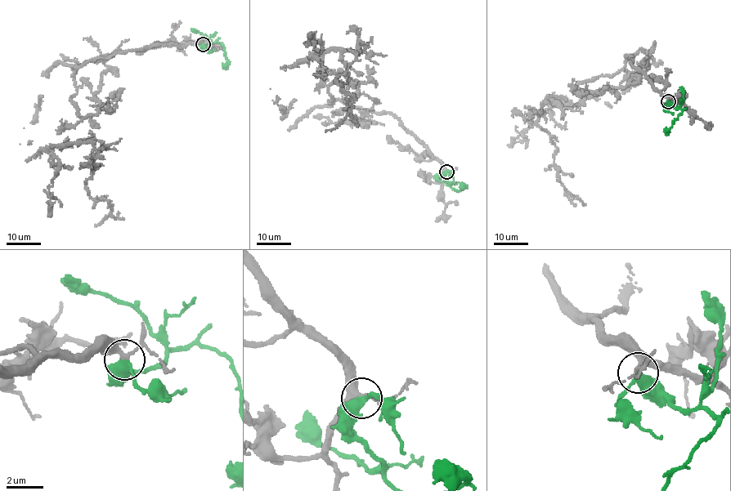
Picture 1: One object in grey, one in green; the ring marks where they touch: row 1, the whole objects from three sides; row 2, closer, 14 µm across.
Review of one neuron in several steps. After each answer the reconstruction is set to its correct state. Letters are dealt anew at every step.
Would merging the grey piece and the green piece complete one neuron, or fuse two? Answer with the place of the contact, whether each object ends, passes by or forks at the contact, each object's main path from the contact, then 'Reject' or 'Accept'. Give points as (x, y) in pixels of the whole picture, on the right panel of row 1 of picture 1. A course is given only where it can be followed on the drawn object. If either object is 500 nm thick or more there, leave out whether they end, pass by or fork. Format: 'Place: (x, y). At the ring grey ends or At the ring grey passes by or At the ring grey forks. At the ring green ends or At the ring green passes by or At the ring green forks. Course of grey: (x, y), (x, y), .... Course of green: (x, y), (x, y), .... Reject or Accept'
Place: (668, 101). At the ring grey forks. At the ring green passes by. Course of grey: (668, 101), (629, 55), (578, 85), (575, 110), (547, 100), (536, 122), (555, 145), (558, 179), (585, 205). Course of green: (668, 101), (682, 109), (683, 113), (668, 132). Accept

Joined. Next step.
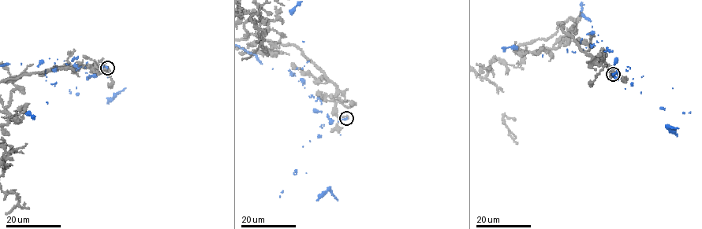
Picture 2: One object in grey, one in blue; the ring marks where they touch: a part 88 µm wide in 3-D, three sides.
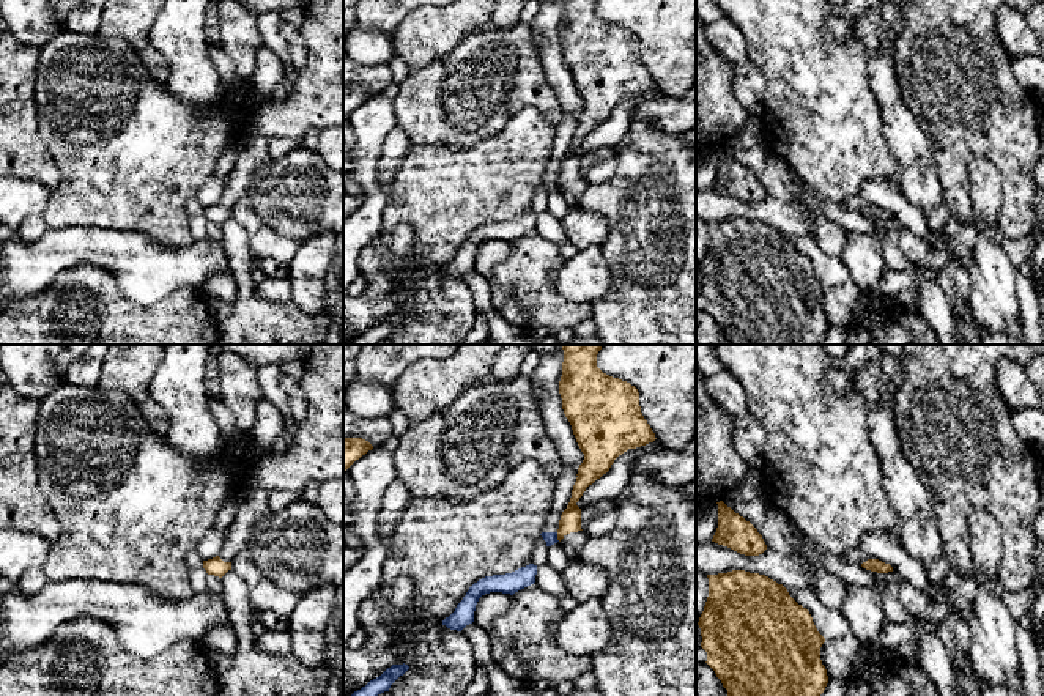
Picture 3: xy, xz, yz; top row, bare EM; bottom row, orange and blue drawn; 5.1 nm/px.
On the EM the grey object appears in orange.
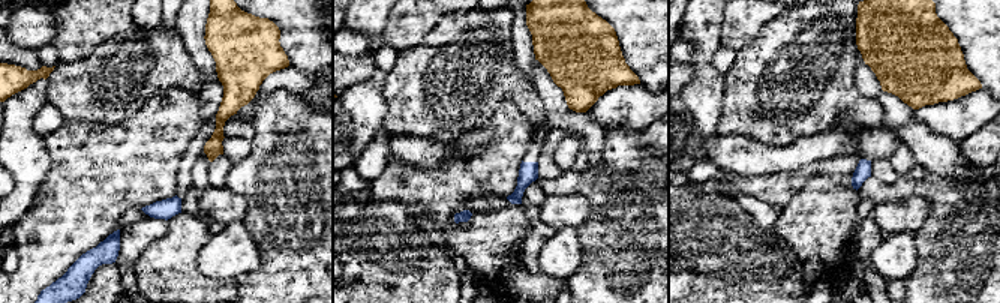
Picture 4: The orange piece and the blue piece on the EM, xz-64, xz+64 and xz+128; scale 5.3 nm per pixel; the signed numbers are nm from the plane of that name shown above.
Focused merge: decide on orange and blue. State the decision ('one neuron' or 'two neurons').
two neurons

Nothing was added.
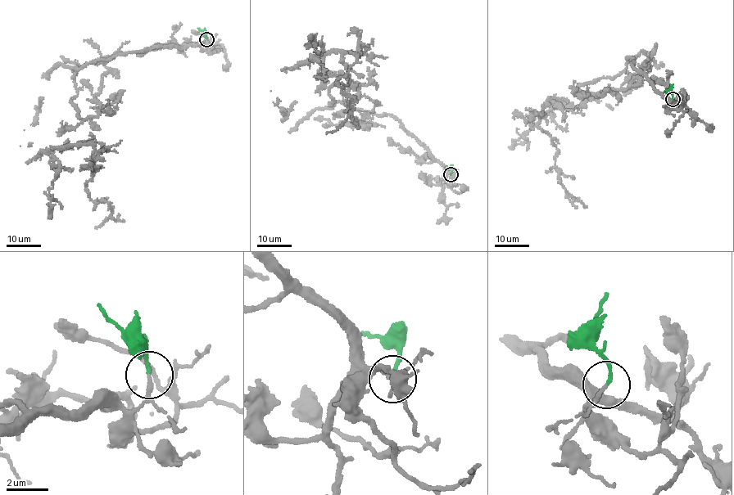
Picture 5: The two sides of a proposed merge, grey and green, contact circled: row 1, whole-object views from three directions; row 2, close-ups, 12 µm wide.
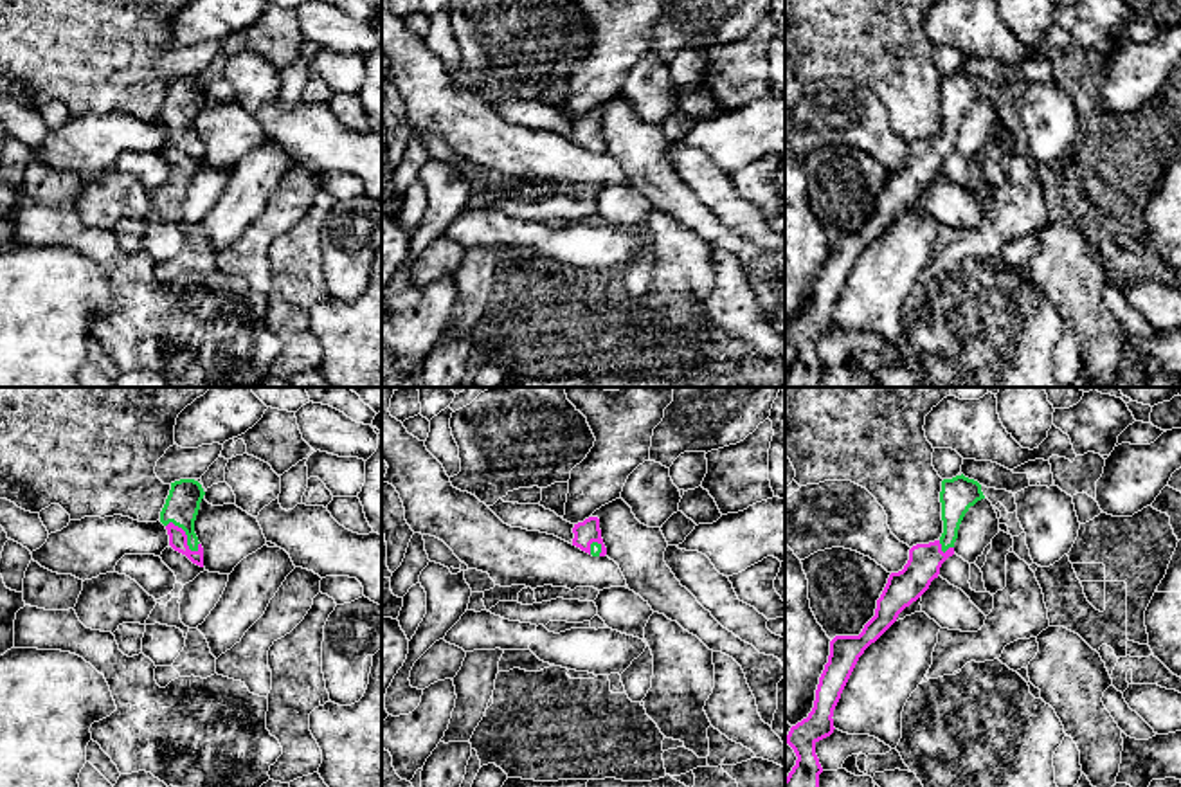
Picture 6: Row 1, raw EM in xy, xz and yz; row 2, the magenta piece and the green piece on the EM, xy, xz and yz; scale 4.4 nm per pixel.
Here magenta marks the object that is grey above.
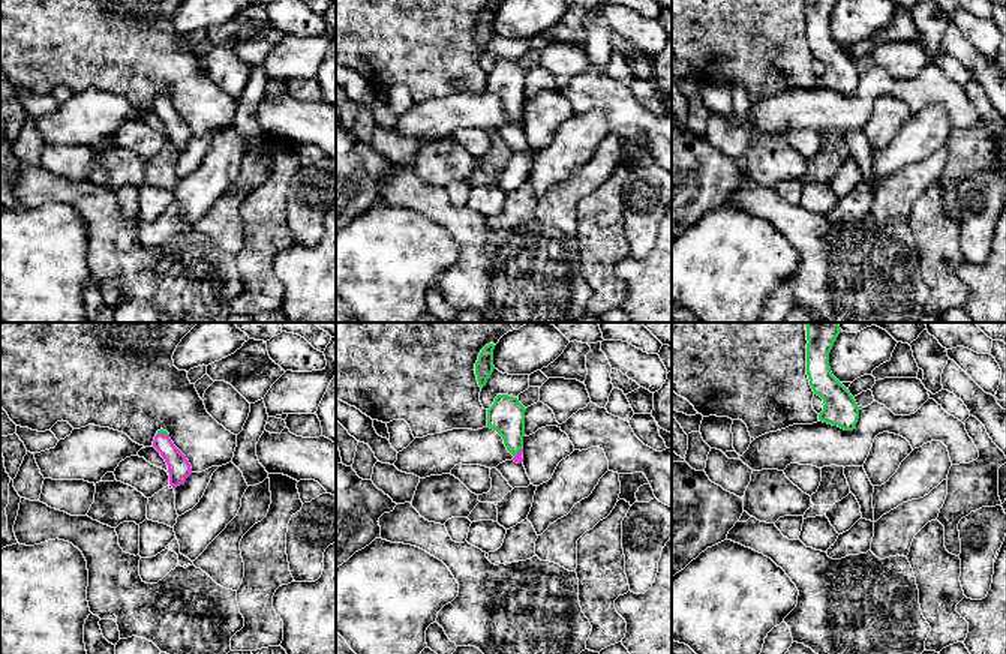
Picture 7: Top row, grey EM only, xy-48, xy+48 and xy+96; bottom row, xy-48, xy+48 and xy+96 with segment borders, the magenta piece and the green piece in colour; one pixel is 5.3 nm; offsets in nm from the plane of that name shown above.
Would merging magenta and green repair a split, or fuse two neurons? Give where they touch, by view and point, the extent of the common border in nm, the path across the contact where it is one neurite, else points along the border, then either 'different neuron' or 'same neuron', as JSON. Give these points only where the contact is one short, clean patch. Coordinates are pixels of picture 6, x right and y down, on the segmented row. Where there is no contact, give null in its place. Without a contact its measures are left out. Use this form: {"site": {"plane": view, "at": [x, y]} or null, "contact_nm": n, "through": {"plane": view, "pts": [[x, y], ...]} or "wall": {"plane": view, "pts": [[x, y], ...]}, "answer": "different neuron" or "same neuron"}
{"site": {"plane": "xy", "at": [186, 535]}, "contact_nm": 190, "through": {"plane": "xy", "pts": [[177, 535], [186, 535], [182, 505]]}, "answer": "same neuron"}

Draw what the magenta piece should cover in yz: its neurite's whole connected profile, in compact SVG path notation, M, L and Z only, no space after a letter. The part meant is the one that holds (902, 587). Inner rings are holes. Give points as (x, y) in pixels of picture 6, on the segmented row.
M956 475L942 481L940 502L943 533L929 544L909 549L909 560L902 571L891 573L877 600L875 616L859 636L835 636L830 641L830 656L819 677L814 708L807 719L790 728L787 744L798 760L785 787L819 787L823 767L816 755L816 744L834 733L834 710L864 650L875 643L898 618L916 602L940 574L942 564L954 555L960 524L978 501L985 499L981 484L974 479Z

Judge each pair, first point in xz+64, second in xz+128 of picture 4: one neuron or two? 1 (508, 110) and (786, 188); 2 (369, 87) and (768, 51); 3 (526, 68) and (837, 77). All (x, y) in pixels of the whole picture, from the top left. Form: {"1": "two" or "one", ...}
{"1": "one", "2": "two", "3": "two"}

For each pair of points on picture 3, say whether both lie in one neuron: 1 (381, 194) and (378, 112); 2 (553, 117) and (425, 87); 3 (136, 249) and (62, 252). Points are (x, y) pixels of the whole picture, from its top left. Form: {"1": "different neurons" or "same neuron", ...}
{"1": "same neuron", "2": "same neuron", "3": "same neuron"}

